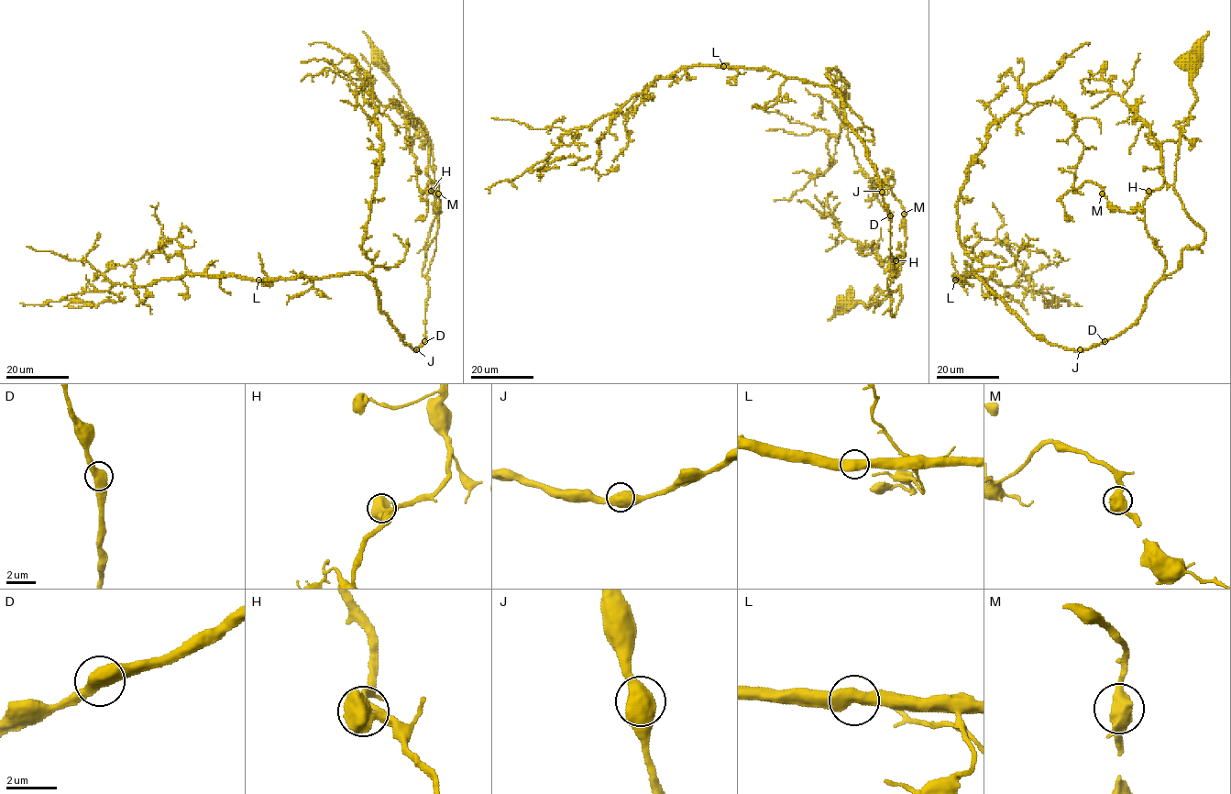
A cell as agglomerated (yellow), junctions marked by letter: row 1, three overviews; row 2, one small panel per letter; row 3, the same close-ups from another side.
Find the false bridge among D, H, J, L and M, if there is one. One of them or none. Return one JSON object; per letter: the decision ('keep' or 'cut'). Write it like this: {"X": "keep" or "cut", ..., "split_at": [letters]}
{"D": "keep", "H": "keep", "J": "keep", "L": "keep", "M": "keep", "split_at": []}

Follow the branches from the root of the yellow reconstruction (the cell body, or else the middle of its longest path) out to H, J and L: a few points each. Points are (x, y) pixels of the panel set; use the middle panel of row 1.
H: (843, 301), (868, 307), (900, 286), (901, 301), (894, 316), (887, 279), (899, 274), (906, 255), (895, 260)
J: (843, 301), (868, 307), (899, 286), (901, 301), (893, 316), (887, 288), (894, 265), (890, 215), (882, 192)
L: (843, 301), (868, 307), (899, 286), (901, 294), (893, 316), (890, 215), (841, 96), (767, 70), (723, 66)

